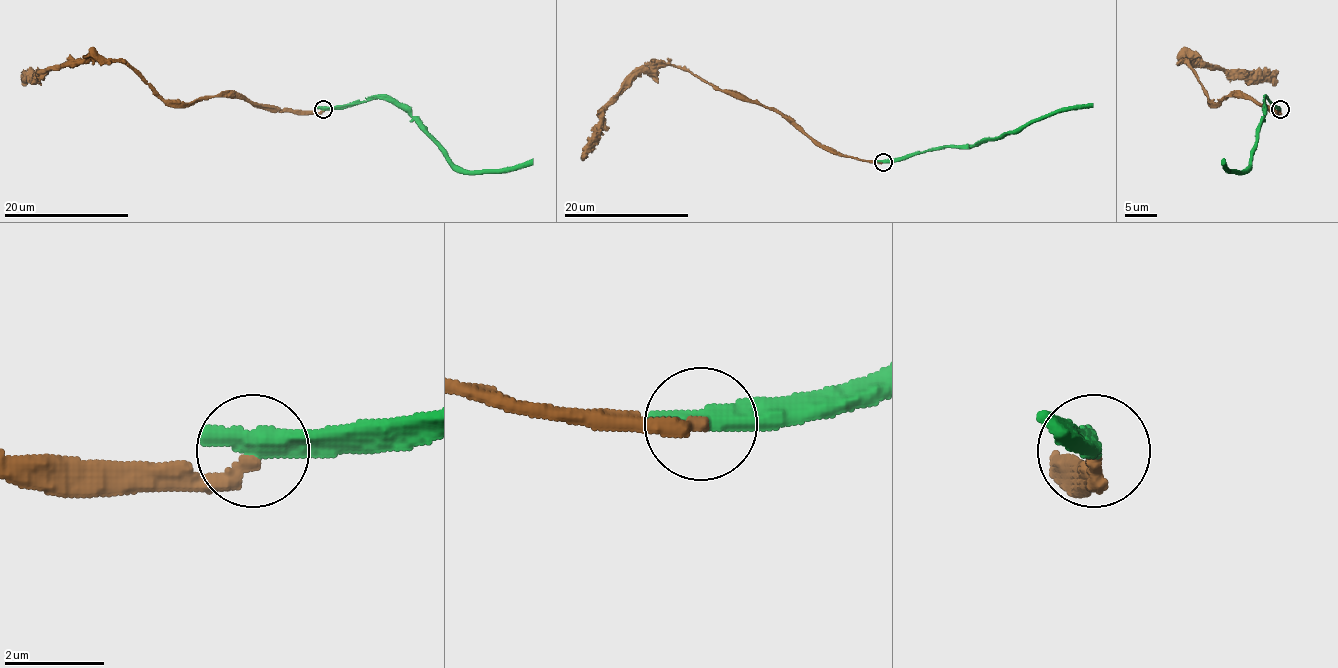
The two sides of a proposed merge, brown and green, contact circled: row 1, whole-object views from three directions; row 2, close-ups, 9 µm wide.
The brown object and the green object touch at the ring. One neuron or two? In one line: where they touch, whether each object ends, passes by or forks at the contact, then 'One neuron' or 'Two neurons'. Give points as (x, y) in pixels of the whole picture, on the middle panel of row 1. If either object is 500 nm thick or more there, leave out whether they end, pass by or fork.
Place: (883, 162). Two neurons

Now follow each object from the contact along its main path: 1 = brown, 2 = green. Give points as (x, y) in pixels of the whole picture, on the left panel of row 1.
1: (323, 109), (271, 111), (230, 97), (171, 103), (126, 64), (110, 59), (52, 66), (23, 83)
2: (323, 109), (338, 109), (366, 98), (393, 100), (452, 162), (466, 170), (499, 170), (524, 166), (532, 158)

